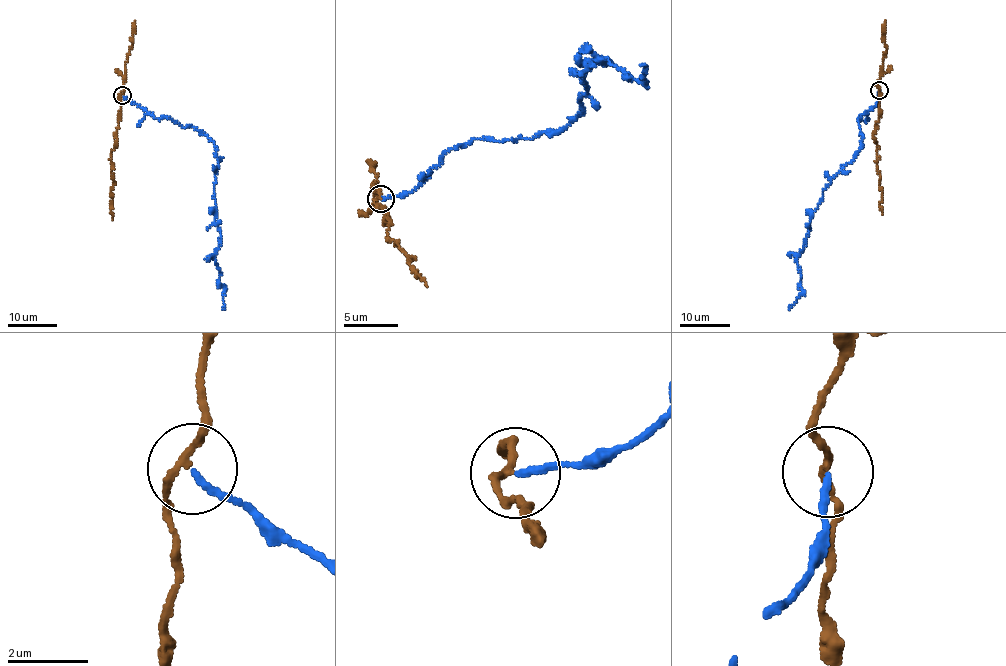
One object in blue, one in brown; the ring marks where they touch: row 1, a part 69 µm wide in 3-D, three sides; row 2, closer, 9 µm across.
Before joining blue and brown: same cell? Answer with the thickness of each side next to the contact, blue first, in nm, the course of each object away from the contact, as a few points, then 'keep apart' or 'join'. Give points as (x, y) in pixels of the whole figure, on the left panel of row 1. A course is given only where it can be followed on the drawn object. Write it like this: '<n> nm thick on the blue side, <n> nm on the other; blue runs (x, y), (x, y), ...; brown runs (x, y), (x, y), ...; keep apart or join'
160 nm thick on the blue side, 140 nm on the other; blue runs (123, 94), (157, 119), (191, 125), (215, 147), (222, 309); brown runs (123, 94), (115, 146), (110, 153), (112, 219); keep apart

